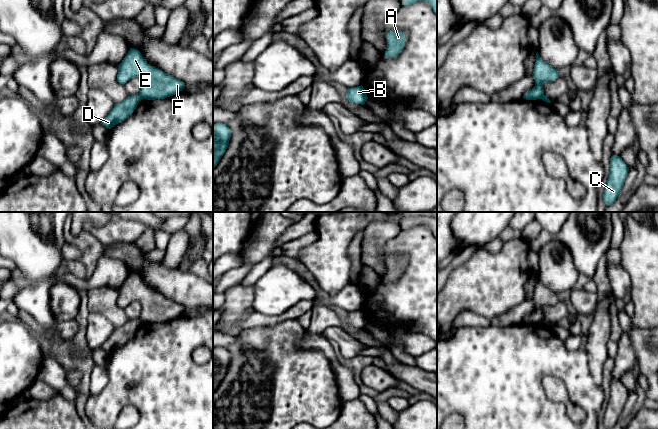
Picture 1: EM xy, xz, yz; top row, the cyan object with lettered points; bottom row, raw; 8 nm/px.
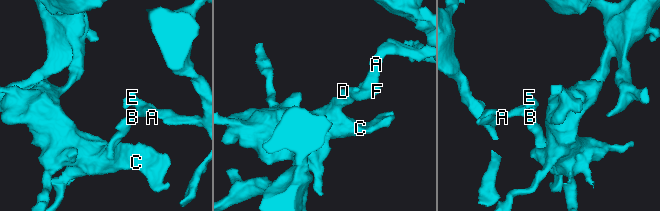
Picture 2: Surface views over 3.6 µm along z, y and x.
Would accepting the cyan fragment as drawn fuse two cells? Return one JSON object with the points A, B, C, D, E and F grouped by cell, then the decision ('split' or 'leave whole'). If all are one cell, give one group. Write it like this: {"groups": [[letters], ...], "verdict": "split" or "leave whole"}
{"groups": [["A", "E", "F"], ["B", "C", "D"]], "verdict": "split"}

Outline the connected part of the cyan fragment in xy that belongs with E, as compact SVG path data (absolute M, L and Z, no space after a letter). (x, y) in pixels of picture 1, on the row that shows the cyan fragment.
M130 48L118 65L117 81L124 85L134 77L141 80L139 95L147 100L165 99L179 93L186 86L181 80L150 66L139 50Z

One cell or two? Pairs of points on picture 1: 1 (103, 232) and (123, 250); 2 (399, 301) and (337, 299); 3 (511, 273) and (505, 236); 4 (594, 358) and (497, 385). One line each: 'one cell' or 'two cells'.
1: two cells
2: two cells
3: two cells
4: two cells

